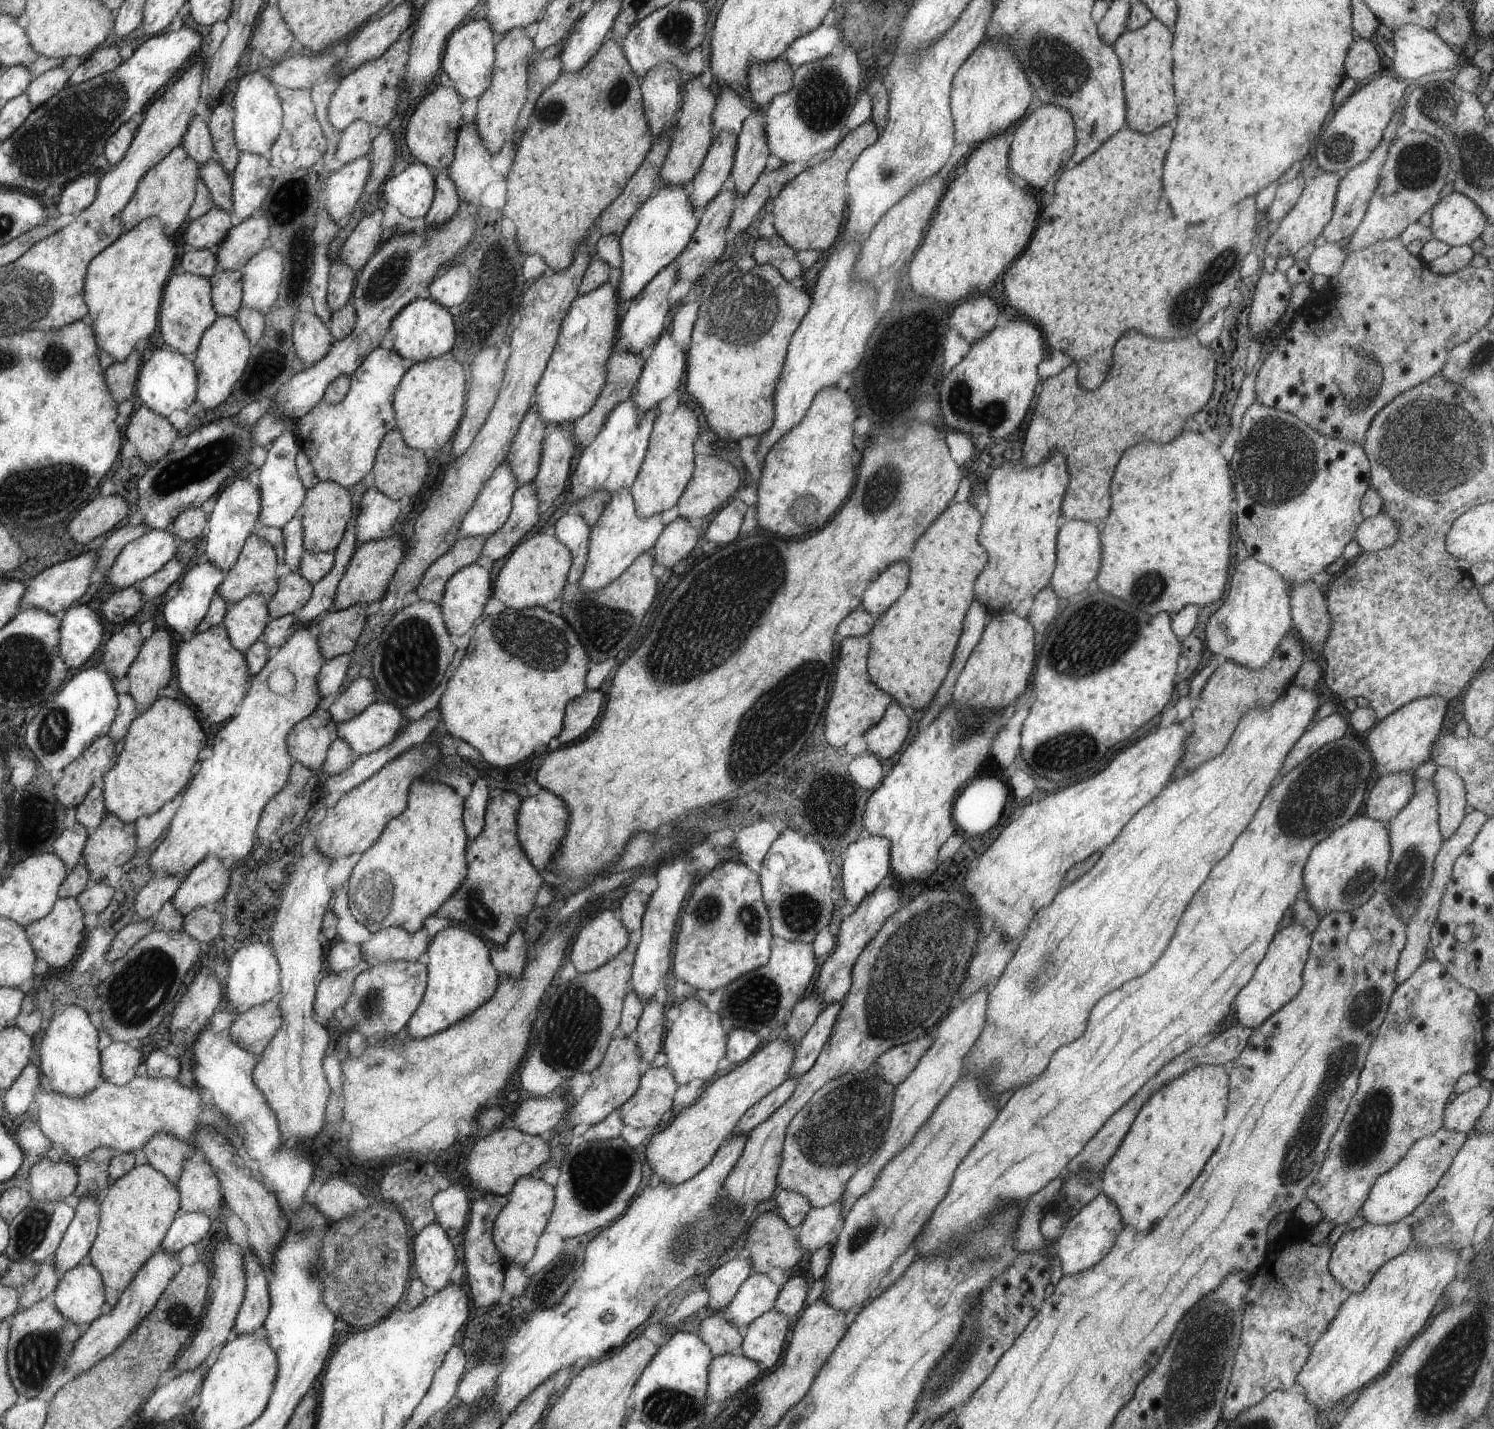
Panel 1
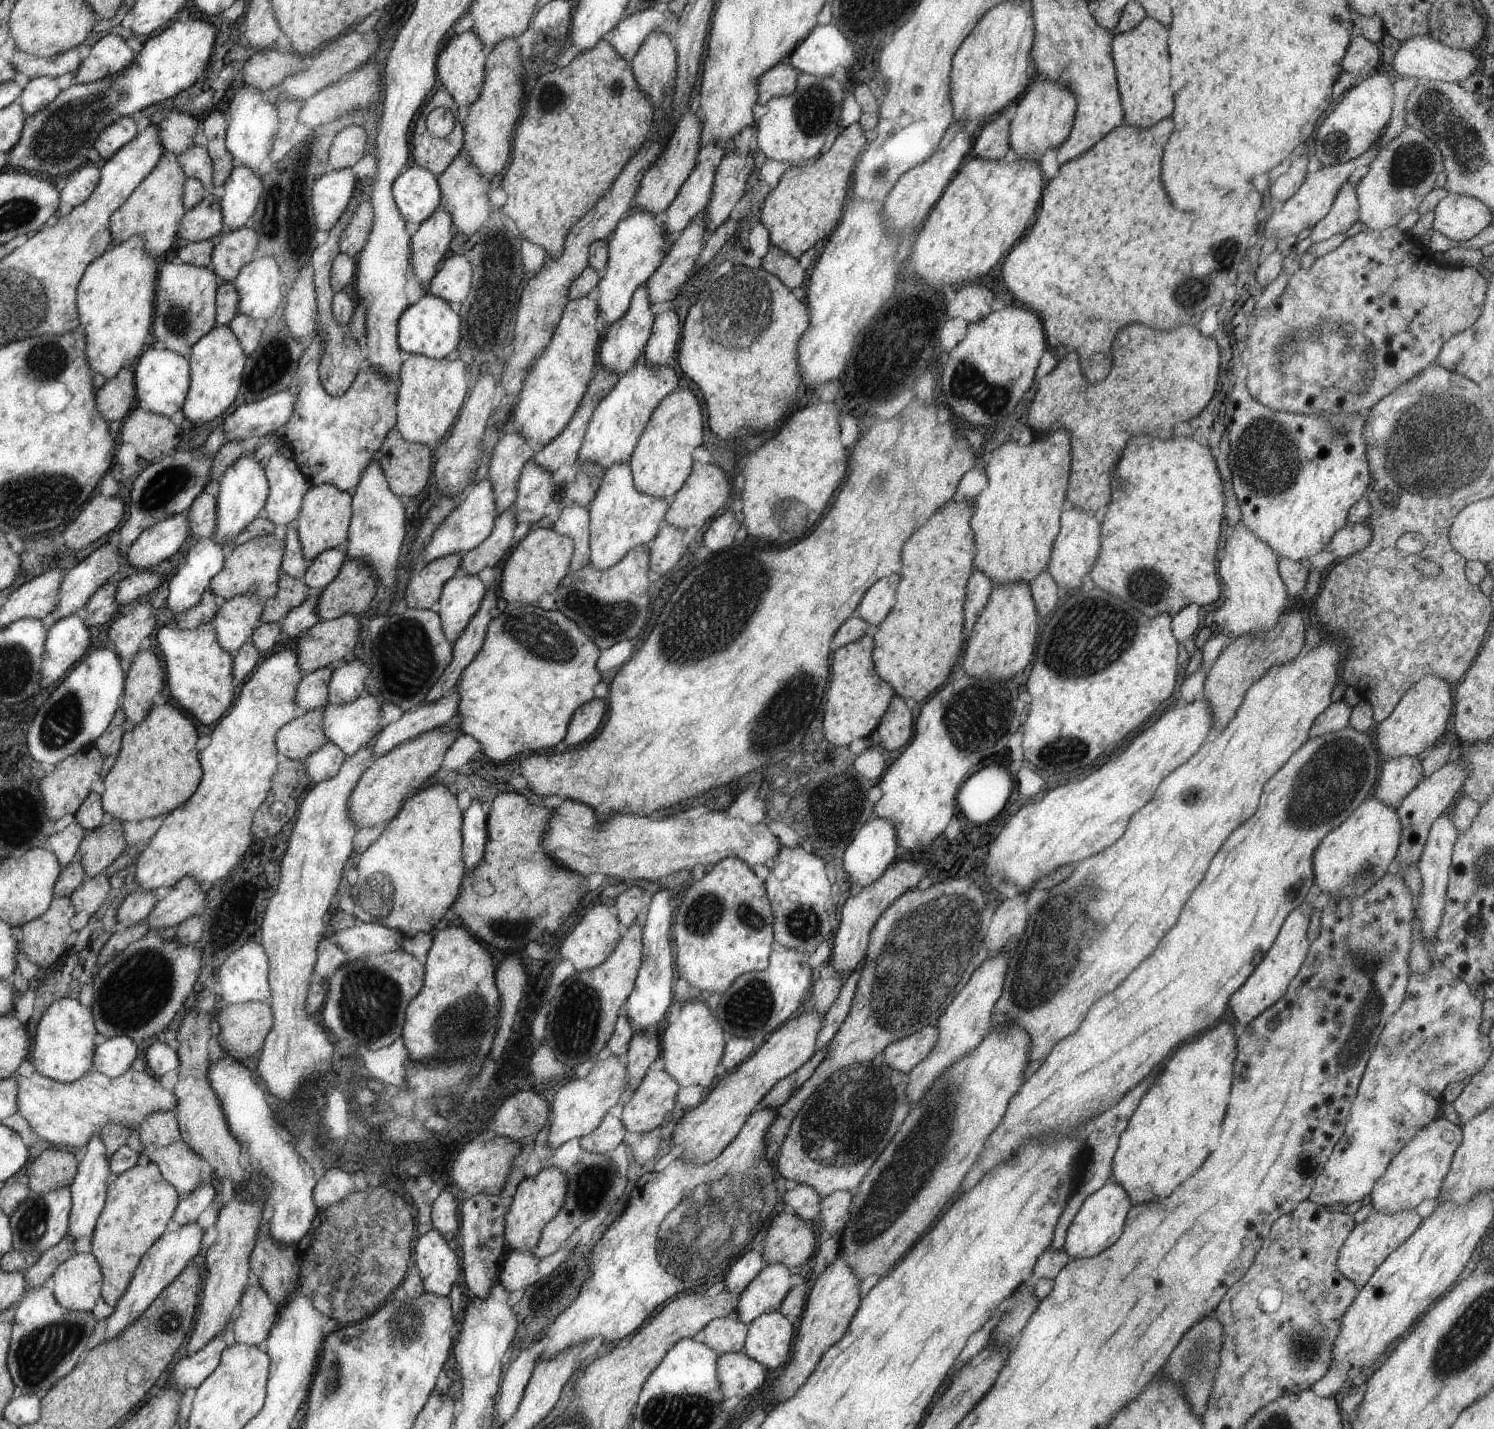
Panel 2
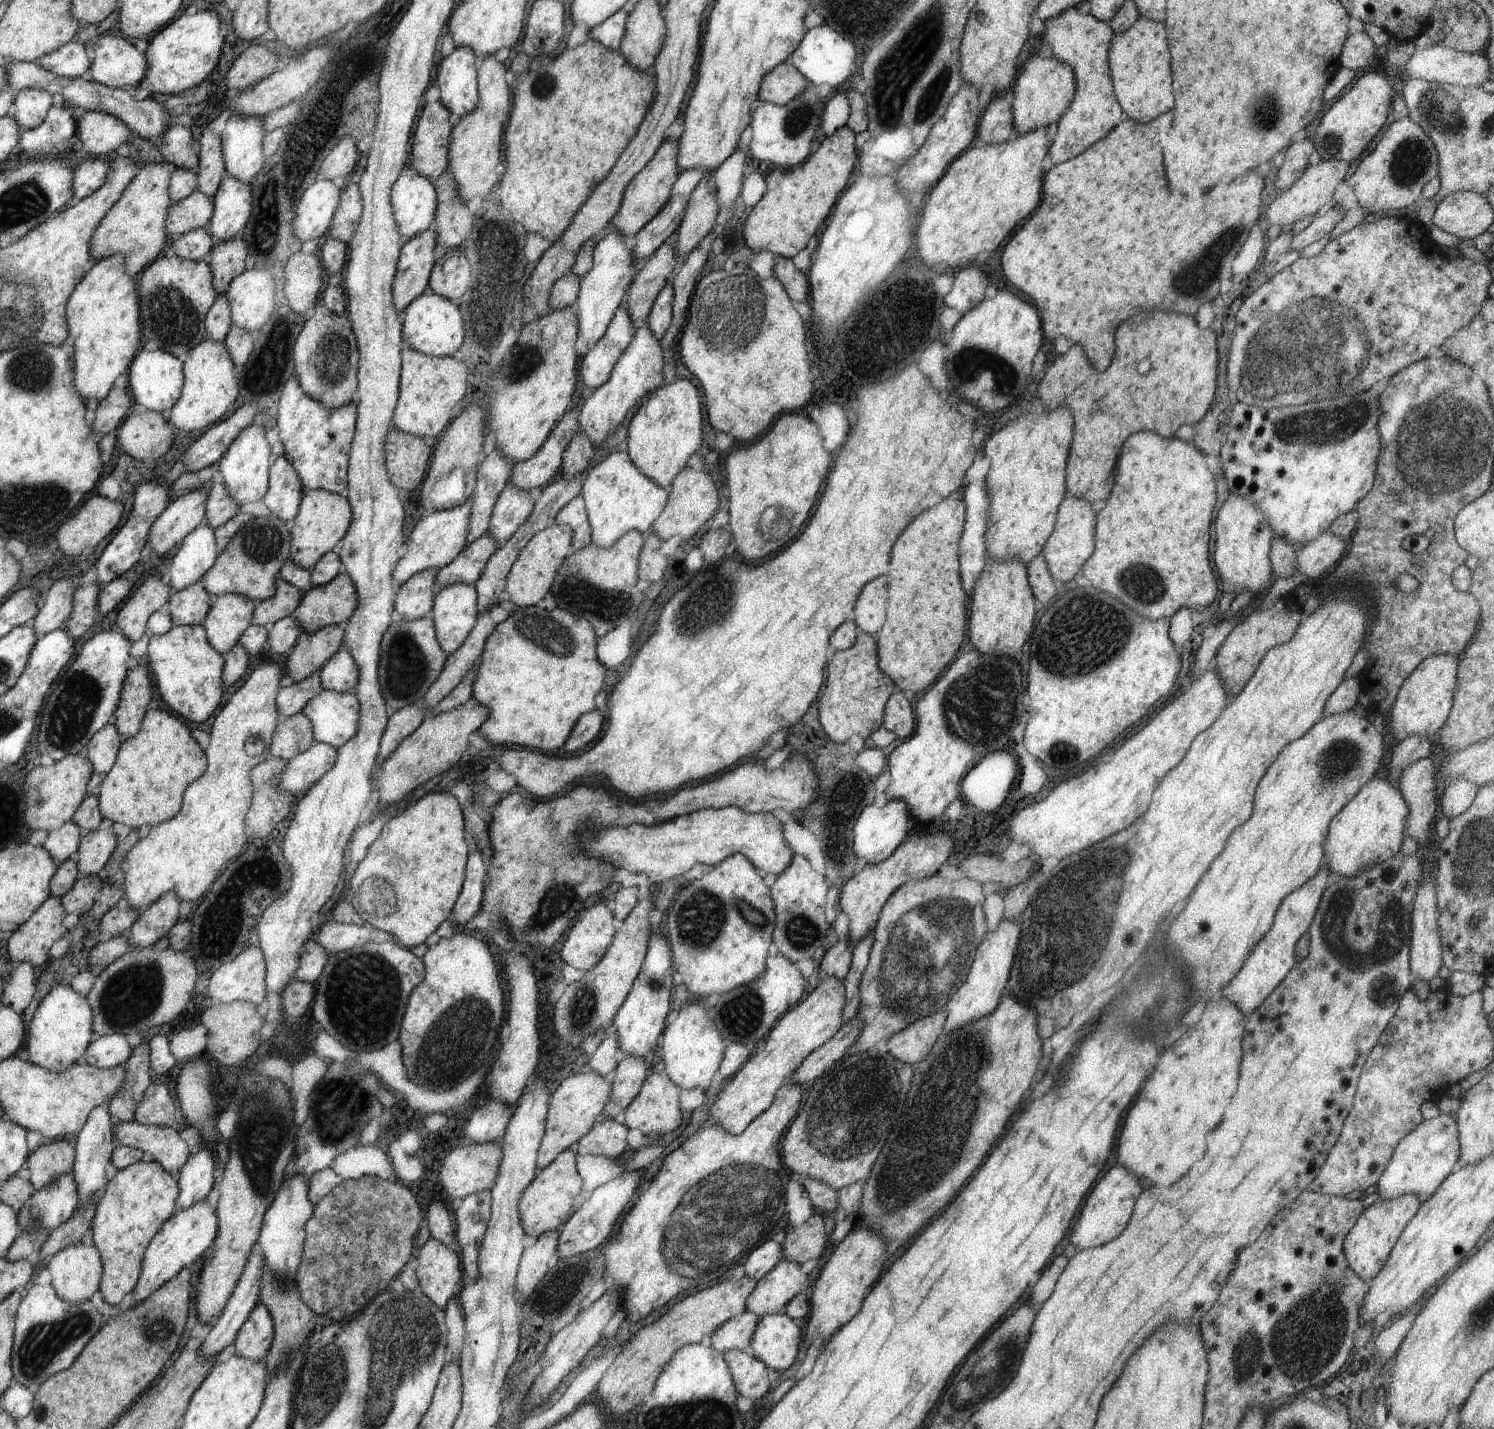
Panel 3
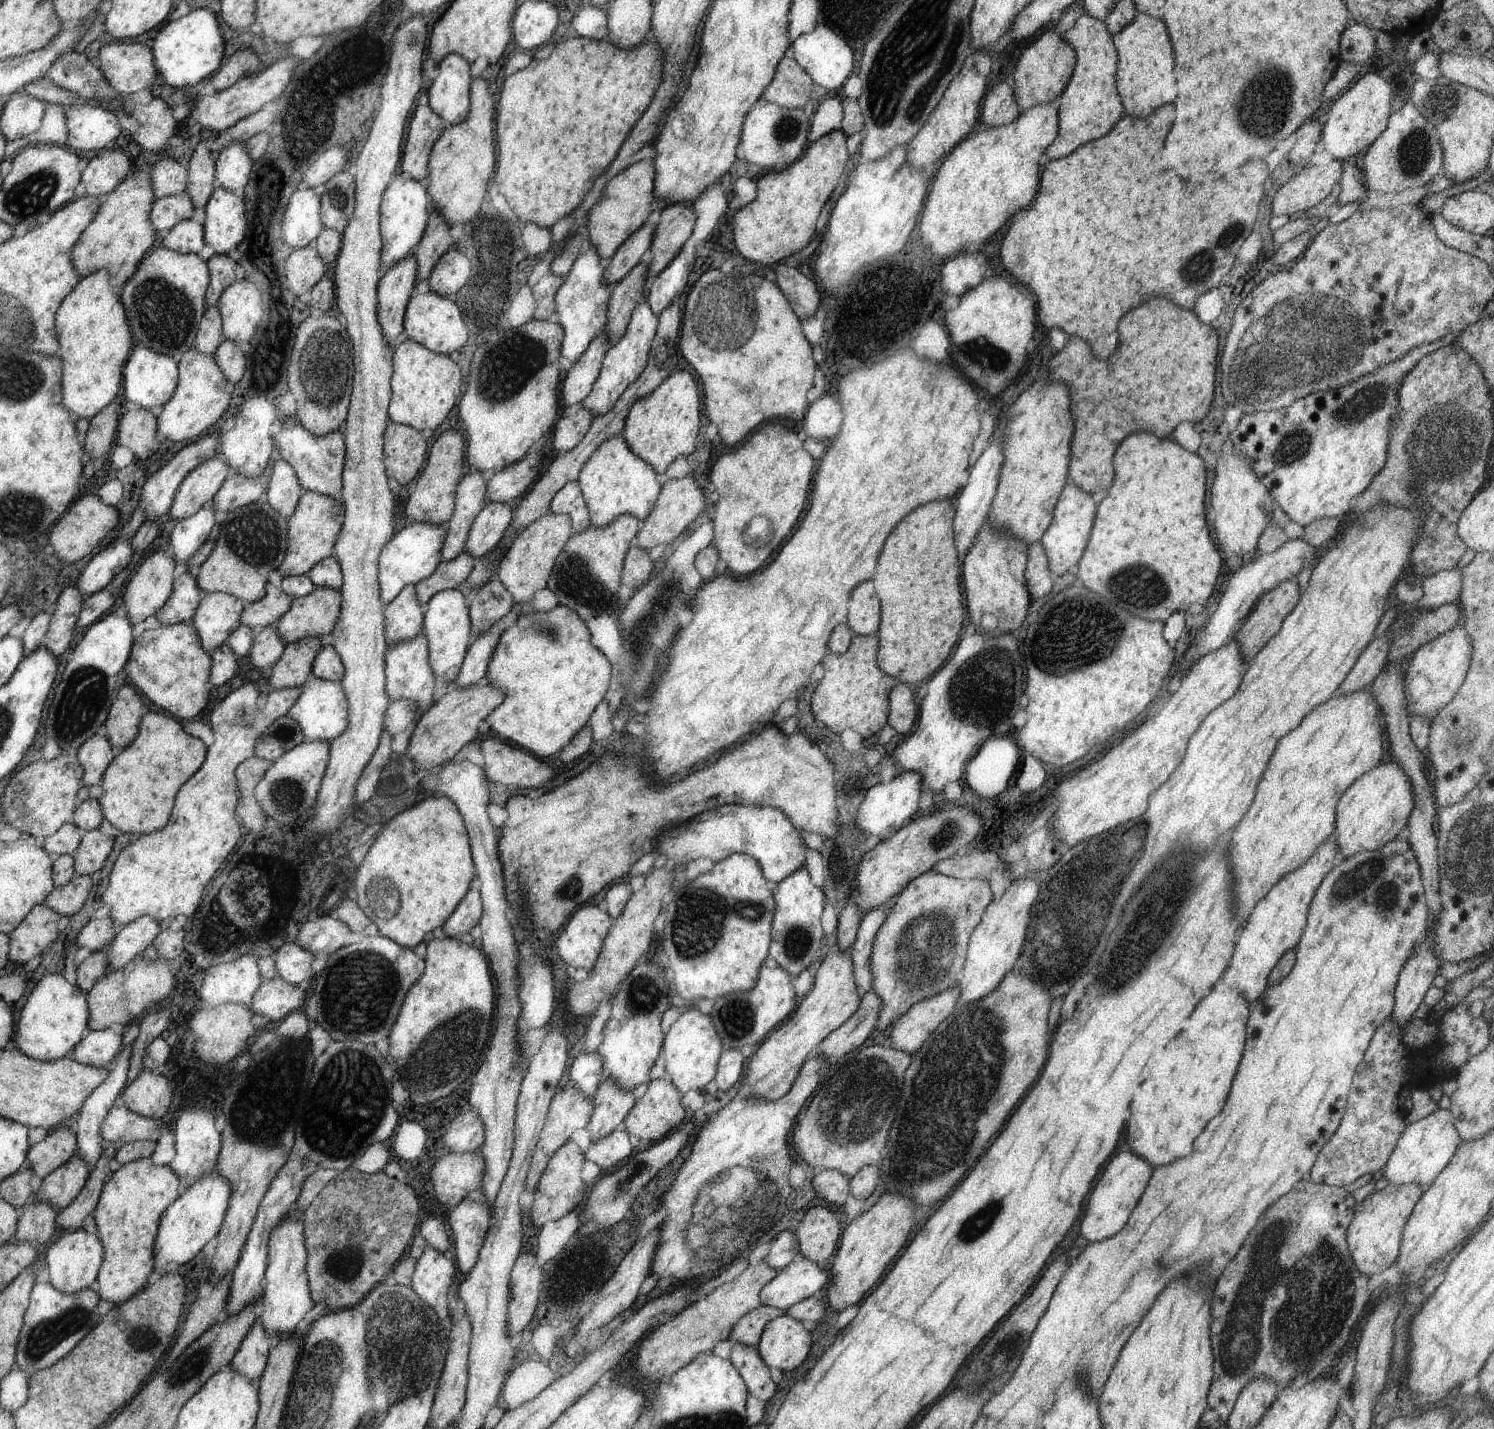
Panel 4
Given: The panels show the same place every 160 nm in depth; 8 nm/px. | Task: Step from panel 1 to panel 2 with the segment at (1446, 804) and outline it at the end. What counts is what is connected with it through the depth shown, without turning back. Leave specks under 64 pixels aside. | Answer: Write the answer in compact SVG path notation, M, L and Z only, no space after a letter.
M1450 811L1442 813L1433 823L1429 830L1429 835L1418 864L1419 872L1423 880L1423 890L1419 903L1417 904L1417 917L1421 922L1421 929L1425 936L1427 949L1431 947L1431 940L1435 939L1438 927L1440 926L1442 915L1444 914L1447 886L1451 870L1451 858L1453 848L1460 833L1454 826Z

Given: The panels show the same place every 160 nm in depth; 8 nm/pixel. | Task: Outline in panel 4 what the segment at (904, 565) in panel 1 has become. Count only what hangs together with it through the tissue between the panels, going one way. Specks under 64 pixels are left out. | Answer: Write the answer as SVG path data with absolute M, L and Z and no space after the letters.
M872 582L854 588L848 604L848 626L856 635L876 635L880 624L880 600Z

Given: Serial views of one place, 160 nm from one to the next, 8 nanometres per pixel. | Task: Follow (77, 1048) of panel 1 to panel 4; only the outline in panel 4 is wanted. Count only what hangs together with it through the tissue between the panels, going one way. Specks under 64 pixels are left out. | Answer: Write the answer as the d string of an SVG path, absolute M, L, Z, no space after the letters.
M45 974L34 987L22 1010L15 1036L18 1050L39 1061L57 1061L72 1054L74 1047L91 1033L87 994L61 974Z

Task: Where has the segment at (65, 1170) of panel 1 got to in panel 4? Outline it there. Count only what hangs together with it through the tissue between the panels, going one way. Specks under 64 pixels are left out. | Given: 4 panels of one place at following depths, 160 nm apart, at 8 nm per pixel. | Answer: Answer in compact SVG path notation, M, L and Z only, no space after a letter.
M58 1126L56 1131L50 1130L41 1142L30 1147L28 1162L32 1164L31 1171L38 1178L44 1178L76 1154L75 1130L69 1129L68 1126Z

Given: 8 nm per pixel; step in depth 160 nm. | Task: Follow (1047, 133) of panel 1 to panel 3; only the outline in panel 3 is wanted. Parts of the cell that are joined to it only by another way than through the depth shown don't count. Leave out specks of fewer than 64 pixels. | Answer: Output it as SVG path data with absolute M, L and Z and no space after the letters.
M1034 55L1024 64L1009 92L1014 136L1023 135L1039 128L1048 128L1050 124L1060 120L1074 100L1075 76L1072 67L1056 57L1046 59Z

